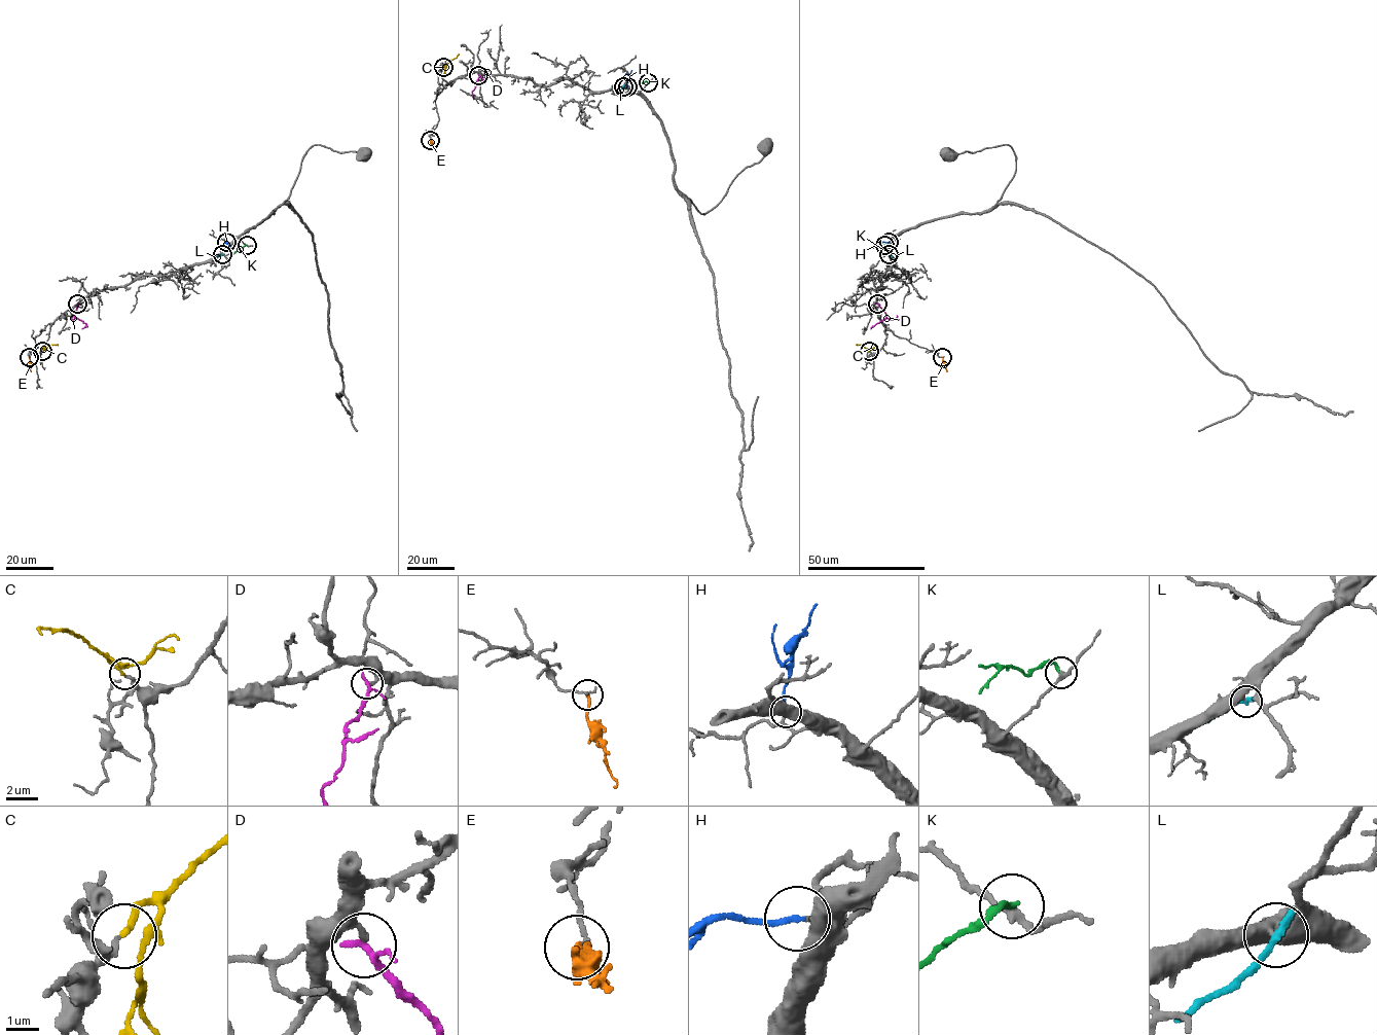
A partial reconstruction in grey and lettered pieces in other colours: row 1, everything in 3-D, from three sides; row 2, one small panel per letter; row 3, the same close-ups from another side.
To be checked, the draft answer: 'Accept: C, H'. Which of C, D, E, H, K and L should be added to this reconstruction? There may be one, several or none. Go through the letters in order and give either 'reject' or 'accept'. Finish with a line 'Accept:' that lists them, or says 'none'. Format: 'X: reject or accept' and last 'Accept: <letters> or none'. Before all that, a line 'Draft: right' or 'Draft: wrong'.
Draft: right
C: accept
D: reject
E: reject
H: accept
K: reject
L: reject
Accept: C, H

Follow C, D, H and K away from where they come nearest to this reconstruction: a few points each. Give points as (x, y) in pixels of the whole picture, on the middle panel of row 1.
C: (443, 67), (459, 55)
D: (479, 75), (475, 83), (487, 72), (483, 68)
H: (627, 86), (631, 70)
K: (648, 82), (639, 82), (636, 86)

